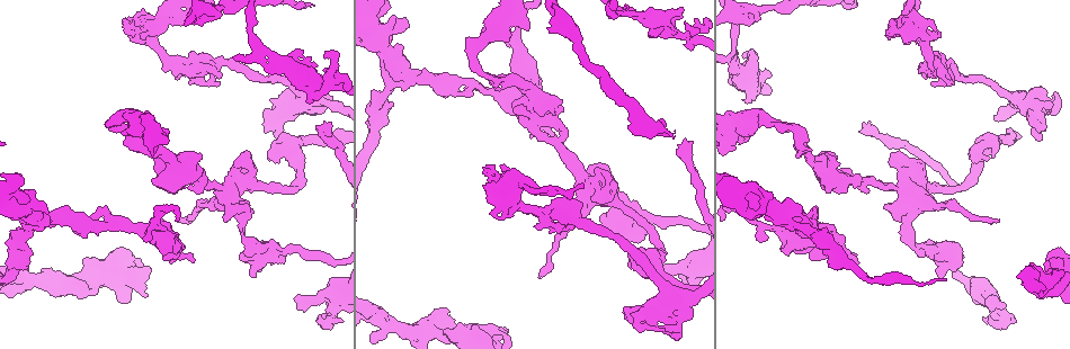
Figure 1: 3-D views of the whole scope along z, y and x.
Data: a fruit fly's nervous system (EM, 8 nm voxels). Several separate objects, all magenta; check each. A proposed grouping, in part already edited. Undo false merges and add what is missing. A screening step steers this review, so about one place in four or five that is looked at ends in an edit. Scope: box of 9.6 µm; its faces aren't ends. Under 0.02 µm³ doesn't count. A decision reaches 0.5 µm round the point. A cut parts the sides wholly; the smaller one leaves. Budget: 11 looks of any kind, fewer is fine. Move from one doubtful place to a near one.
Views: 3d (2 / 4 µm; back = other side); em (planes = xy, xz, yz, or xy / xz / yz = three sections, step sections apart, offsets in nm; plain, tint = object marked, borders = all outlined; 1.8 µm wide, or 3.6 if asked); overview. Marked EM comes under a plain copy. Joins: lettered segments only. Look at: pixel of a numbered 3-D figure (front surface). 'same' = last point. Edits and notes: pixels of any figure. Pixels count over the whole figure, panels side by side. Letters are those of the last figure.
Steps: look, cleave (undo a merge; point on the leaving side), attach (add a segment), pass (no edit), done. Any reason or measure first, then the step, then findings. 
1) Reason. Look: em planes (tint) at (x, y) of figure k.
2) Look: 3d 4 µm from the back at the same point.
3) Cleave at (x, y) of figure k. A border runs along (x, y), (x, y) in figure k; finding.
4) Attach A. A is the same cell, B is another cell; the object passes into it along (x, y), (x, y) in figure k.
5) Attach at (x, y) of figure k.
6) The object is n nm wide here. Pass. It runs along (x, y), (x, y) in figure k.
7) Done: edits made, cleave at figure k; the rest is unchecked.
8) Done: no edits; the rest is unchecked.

Four or more arms meet. Look: em yz step 8 (tint) at (260, 247) of figure 1.

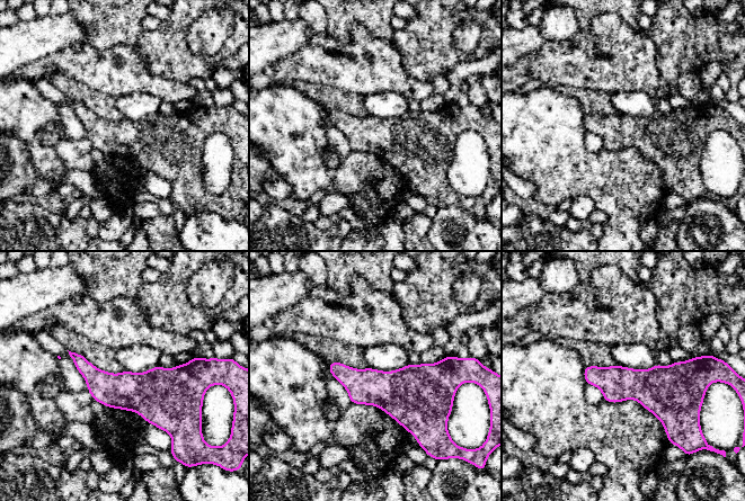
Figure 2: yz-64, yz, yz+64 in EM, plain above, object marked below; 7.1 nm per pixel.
Cut it another way. Look: em planes (borders) at the same point.

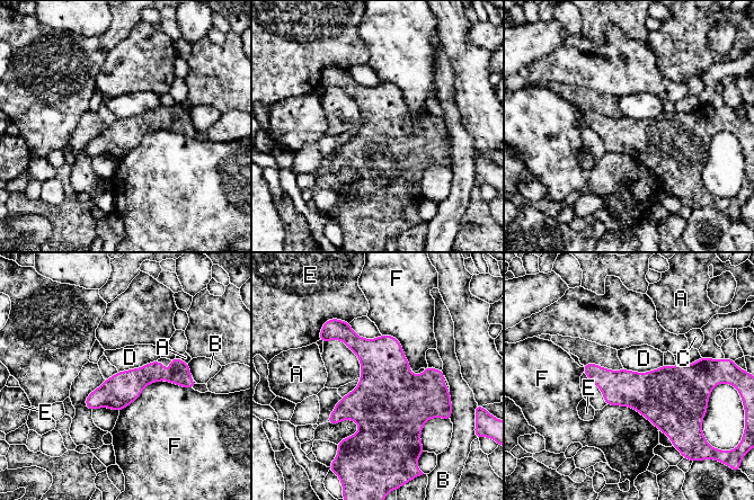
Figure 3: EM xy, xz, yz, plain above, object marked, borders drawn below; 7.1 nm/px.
The object is 240 nm wide here. Pass. A, B, C, D, E and F are other cells; a border runs along (663, 364), (646, 372), (623, 368) in figure 3; one neuron here.

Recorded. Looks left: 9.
Sharp bend. Look: 3d 2 µm at (1003, 325) of figure 1.

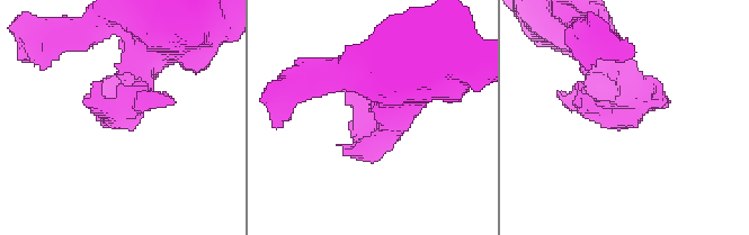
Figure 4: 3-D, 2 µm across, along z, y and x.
Look: em xy step 4 (borders) at (385, 114) of figure 4.

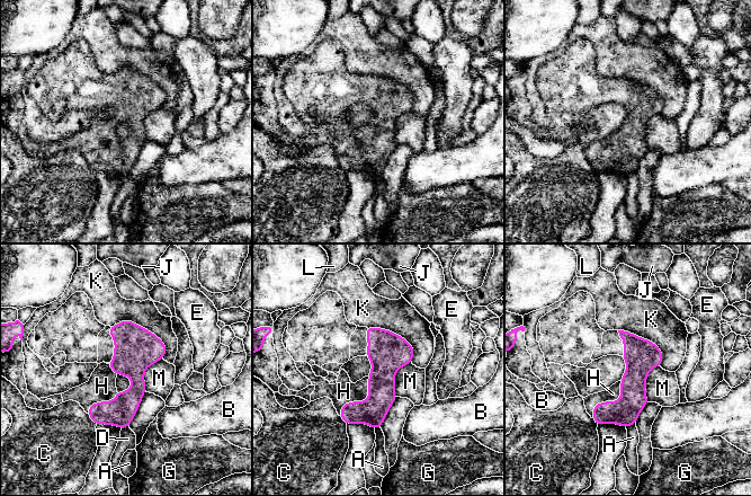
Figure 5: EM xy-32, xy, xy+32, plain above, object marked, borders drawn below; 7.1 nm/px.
Attach H. H is the same cell, A, B, C, D, E, G, J, K, L and M are other cells; the neuron continues.

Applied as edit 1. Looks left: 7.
Calibre changes. Look: 3d 4 µm at (117, 279) of figure 1.

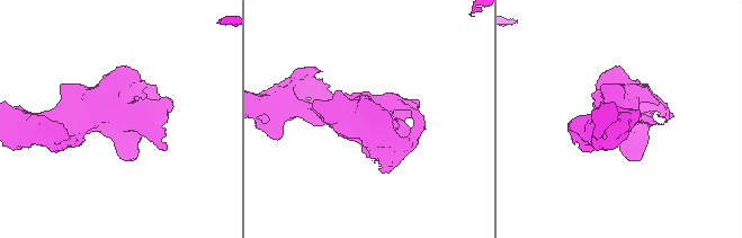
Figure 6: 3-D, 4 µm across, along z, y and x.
Look: em 3.6 µm planes (borders) at (115, 122) of figure 6.

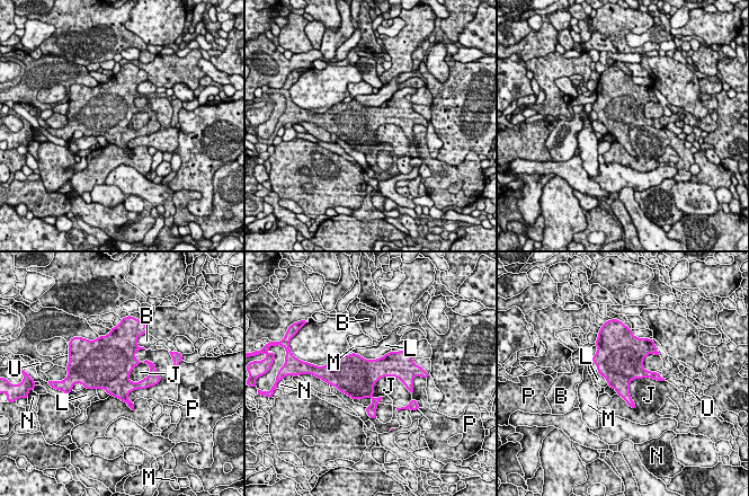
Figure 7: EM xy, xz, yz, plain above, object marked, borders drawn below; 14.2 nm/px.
The object is 480 nm wide here. Pass. B, J, L, M, N, P and U are other cells; a border runs along (408, 389), (382, 377), (353, 400) in figure 7; one neuron here.

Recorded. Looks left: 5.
Tapers out. Look: em xy step 4 (borders) at (142, 35) of figure 1.

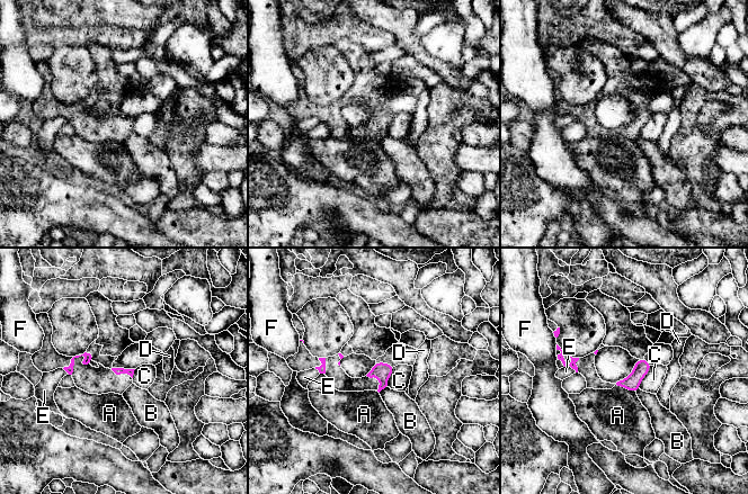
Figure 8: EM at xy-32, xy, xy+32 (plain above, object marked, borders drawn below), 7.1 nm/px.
Look: em planes (borders) at the same point.

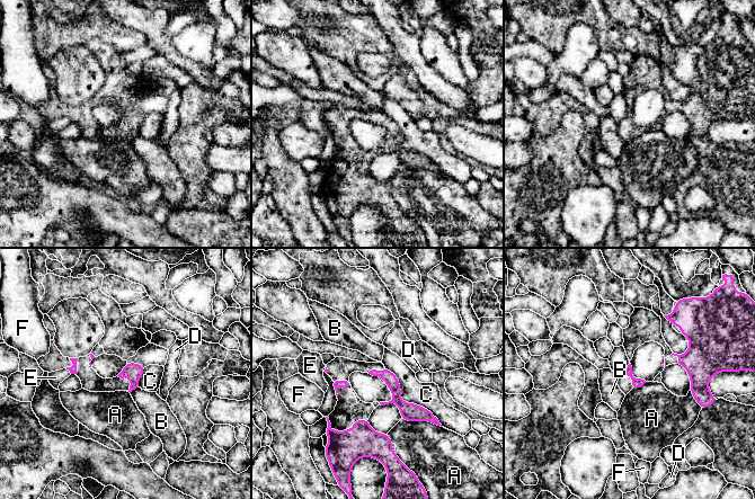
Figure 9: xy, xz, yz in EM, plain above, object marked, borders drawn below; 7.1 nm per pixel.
Pass. A, B, C, D, E and F are other cells; it runs along (375, 373), (409, 411), (429, 417) in figure 9; no lettered segment goes on from it.

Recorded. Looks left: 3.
Done: edits made, attach at figure 5; the rest is unchecked.

